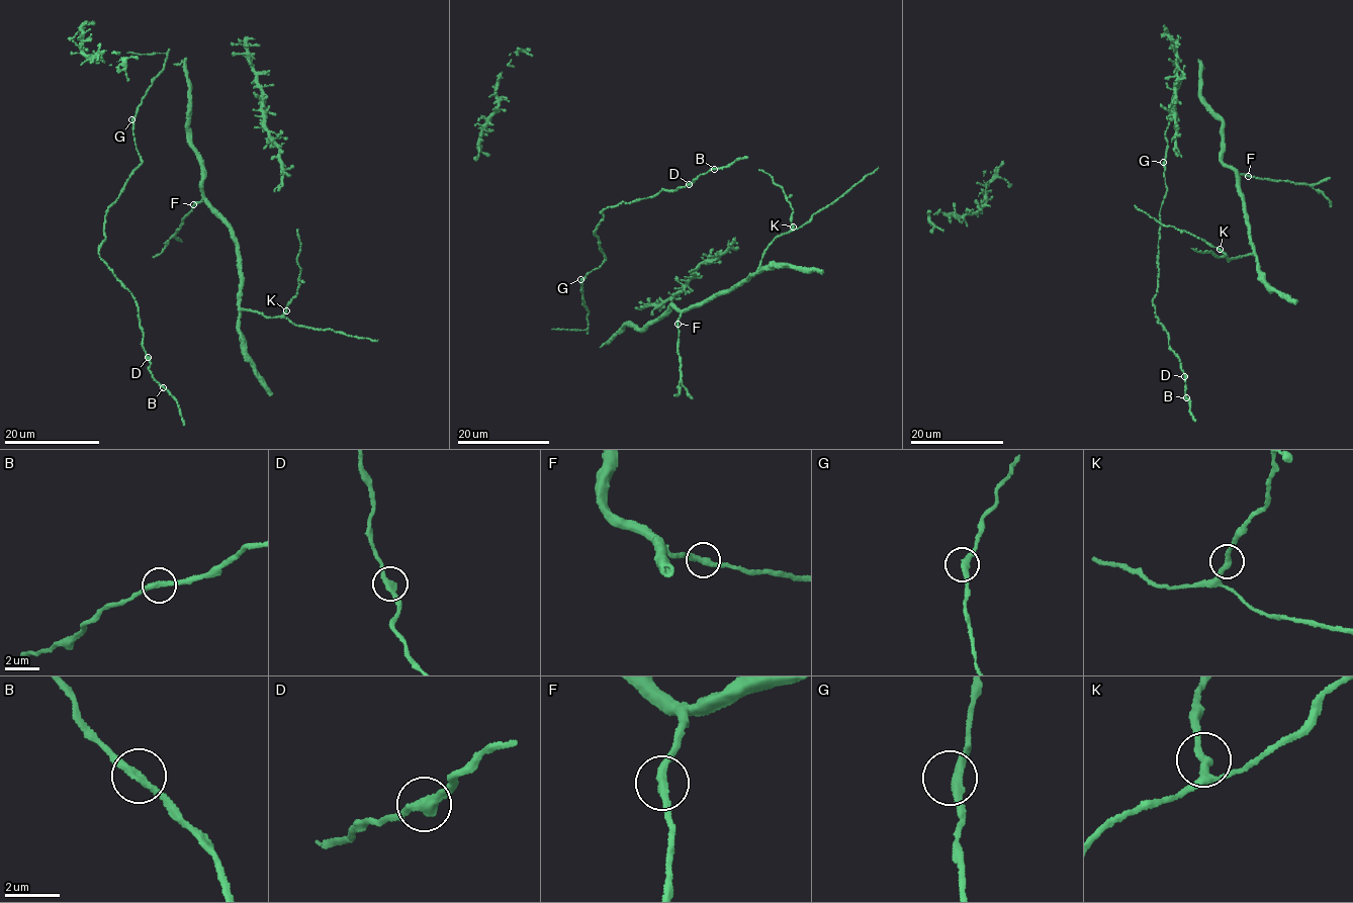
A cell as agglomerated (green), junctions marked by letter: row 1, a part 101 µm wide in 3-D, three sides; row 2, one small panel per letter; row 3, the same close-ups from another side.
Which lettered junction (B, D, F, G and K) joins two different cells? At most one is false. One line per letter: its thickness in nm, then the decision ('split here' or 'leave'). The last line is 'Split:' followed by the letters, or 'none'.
B: calibre 280 nm; leave
D: calibre 360 nm; leave
F: calibre 320 nm; leave
G: calibre 320 nm; leave
K: calibre 240 nm; leave
Split: none

